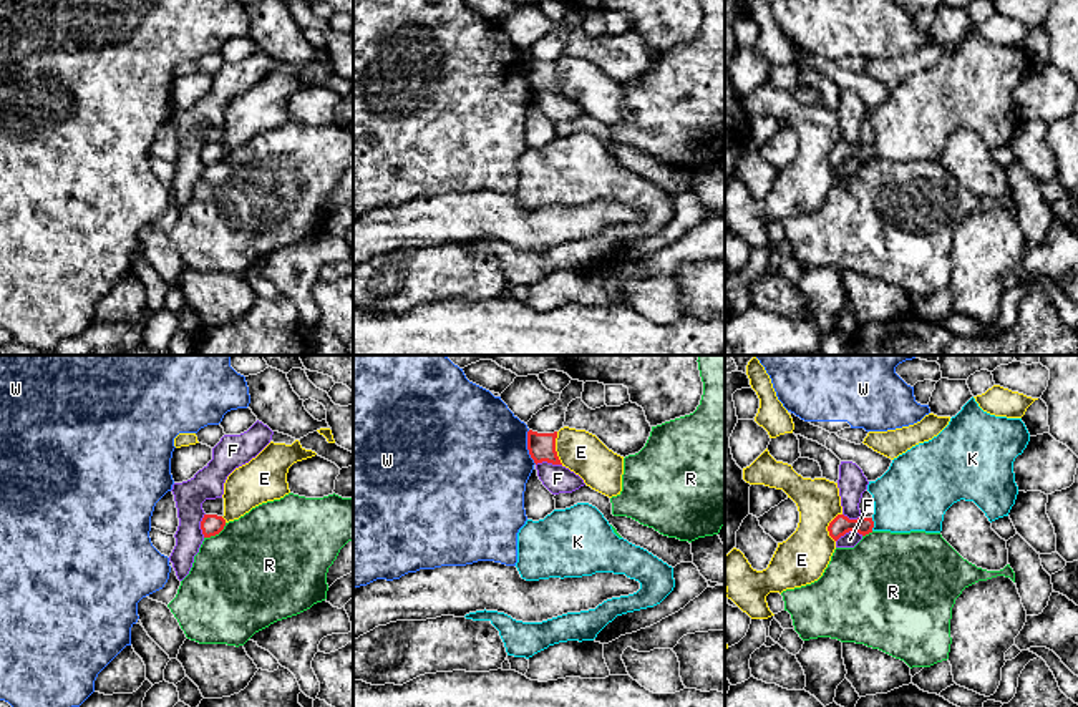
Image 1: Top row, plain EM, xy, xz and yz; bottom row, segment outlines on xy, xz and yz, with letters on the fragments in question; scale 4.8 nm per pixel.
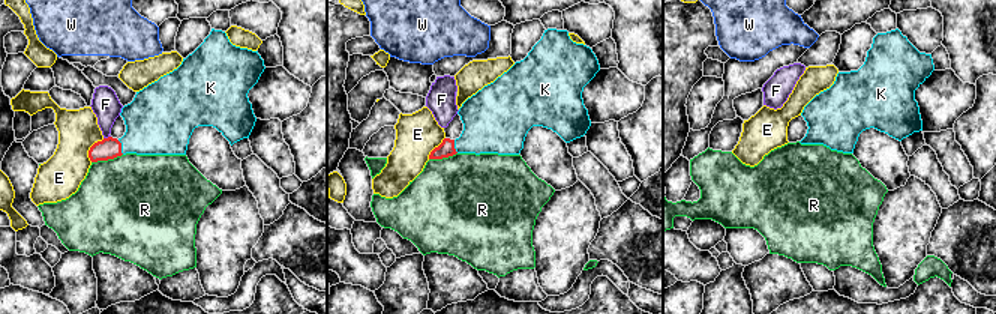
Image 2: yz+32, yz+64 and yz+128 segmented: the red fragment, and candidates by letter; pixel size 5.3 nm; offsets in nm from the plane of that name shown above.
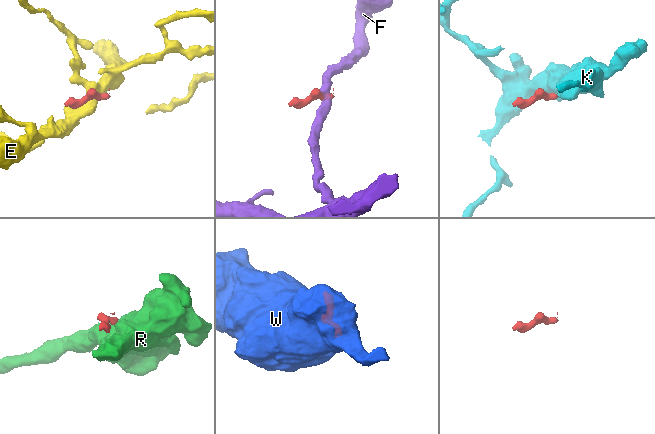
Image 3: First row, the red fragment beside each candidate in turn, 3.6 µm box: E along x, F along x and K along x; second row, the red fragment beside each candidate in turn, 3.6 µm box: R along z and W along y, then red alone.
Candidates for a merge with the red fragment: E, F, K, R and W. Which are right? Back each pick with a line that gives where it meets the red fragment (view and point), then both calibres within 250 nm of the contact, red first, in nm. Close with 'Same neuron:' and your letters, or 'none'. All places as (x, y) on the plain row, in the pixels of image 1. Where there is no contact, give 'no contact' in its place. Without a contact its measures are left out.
K: contact yz (873, 153); calibres 90 and 360 nm
Same neuron: K

